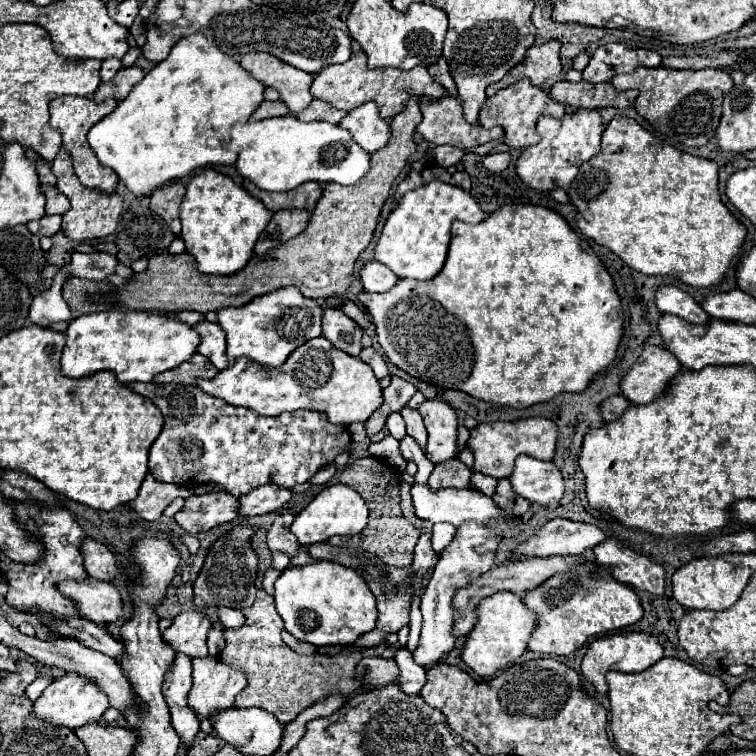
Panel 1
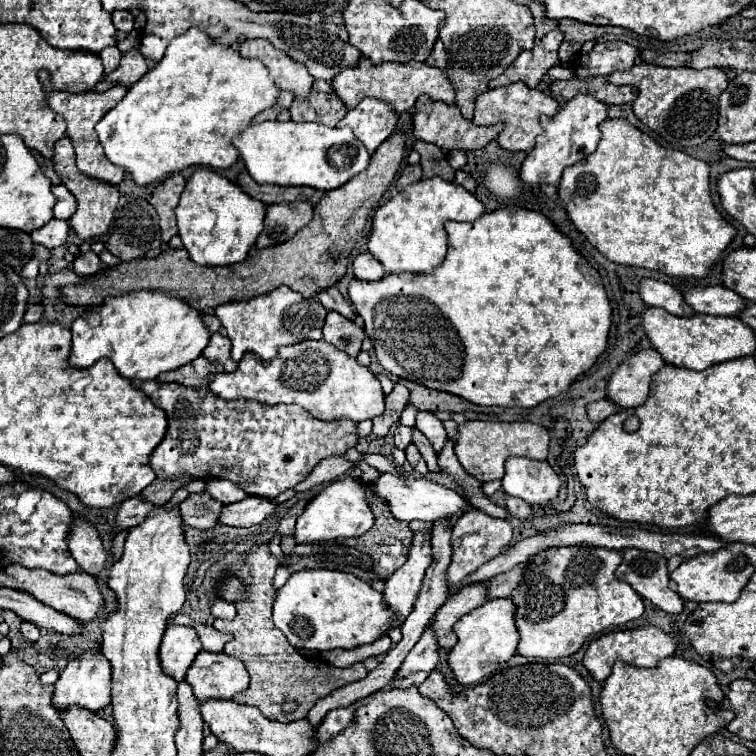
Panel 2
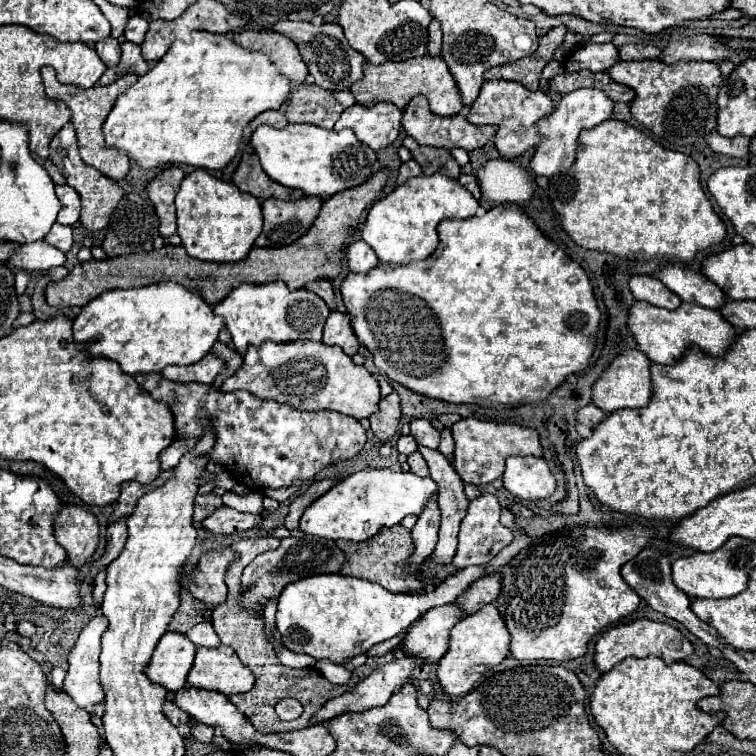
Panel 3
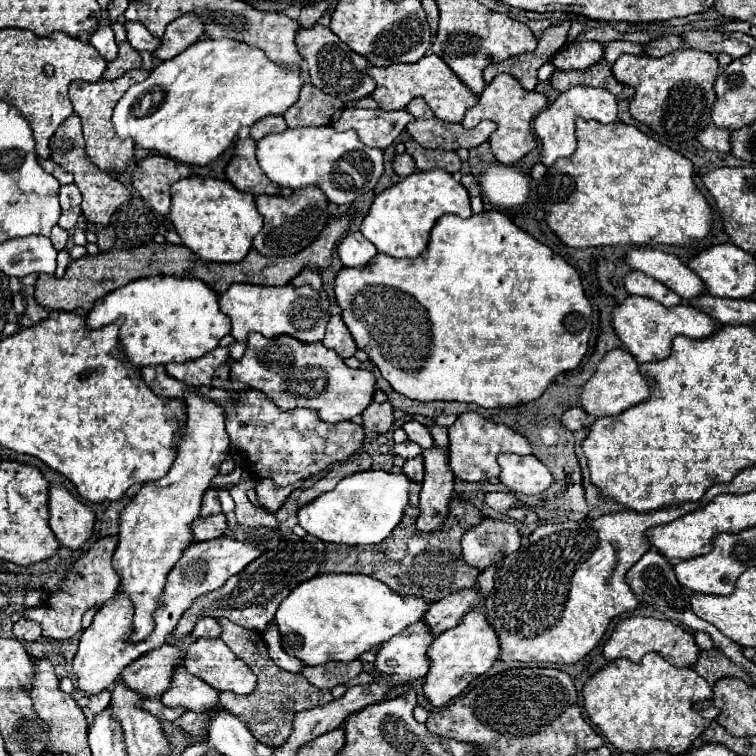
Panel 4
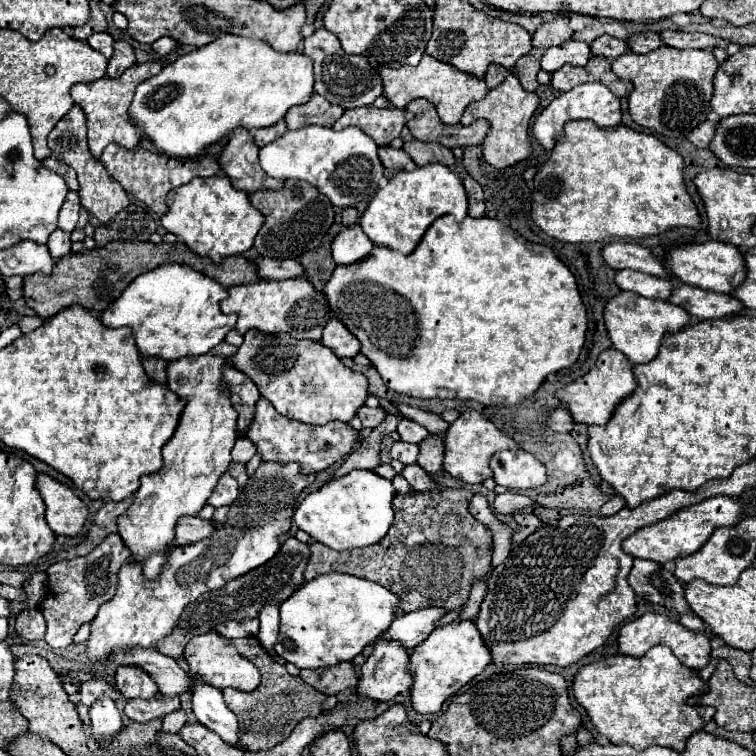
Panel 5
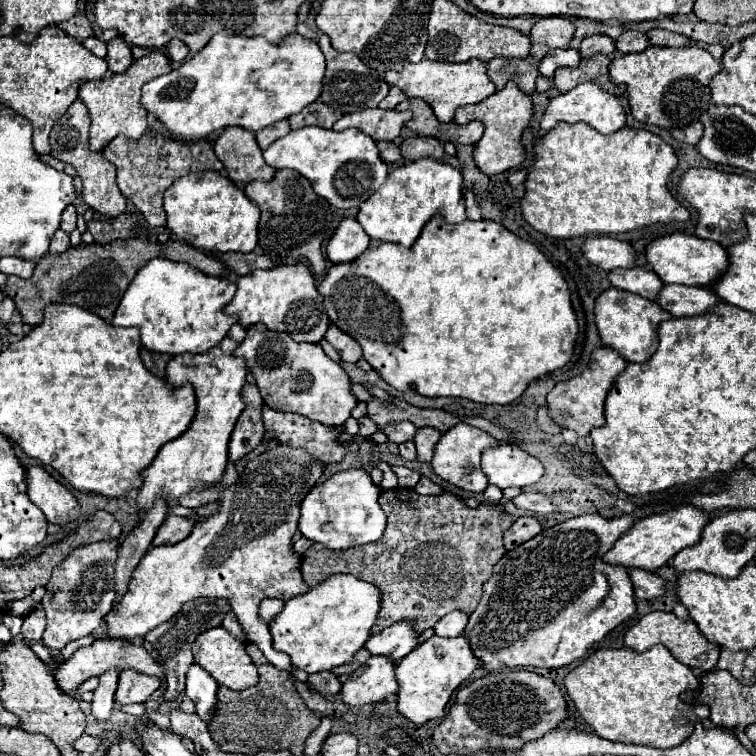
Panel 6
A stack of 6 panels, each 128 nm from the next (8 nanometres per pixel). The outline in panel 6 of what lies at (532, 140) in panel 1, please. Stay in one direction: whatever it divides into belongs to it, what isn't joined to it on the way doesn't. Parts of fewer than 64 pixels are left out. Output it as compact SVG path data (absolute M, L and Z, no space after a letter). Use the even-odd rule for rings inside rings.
M510 80L500 92L494 92L492 96L488 96L482 102L478 102L476 106L460 108L456 112L454 120L458 124L468 124L472 120L480 120L484 124L484 136L476 144L474 160L476 160L476 164L478 164L478 168L482 172L486 172L486 174L500 174L500 172L516 168L524 160L526 152L524 152L524 146L522 146L520 138L522 138L522 132L526 130L532 114L534 114L534 110L532 110L530 96L520 92L516 82Z

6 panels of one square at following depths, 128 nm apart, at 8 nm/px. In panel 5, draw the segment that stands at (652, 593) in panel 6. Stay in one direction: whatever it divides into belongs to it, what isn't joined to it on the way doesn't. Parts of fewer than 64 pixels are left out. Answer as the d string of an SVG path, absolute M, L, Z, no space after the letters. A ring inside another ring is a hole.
M636 558L628 574L628 584L640 598L648 602L660 604L676 614L692 614L684 598L684 584L654 560Z

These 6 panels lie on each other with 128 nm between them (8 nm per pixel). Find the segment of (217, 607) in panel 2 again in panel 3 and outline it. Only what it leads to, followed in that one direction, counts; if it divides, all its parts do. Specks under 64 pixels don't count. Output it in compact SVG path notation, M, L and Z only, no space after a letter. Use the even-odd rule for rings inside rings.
M230 548L222 552L208 552L200 558L192 576L184 578L182 582L190 588L190 592L208 606L220 606L226 602L226 584L224 572L228 564L234 560L234 552Z

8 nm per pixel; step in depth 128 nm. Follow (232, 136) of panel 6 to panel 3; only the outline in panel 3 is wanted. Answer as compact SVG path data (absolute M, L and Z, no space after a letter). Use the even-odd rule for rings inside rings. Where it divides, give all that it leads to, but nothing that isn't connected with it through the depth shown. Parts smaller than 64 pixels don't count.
M246 146L246 152L242 156L242 162L238 166L238 170L234 172L232 176L232 182L242 190L242 192L248 192L260 200L266 200L266 198L276 198L276 200L300 200L304 198L304 192L300 190L292 190L292 188L286 188L282 184L276 184L274 180L270 180L264 170L260 168L260 164L256 164L256 158L252 158L248 154L248 146Z

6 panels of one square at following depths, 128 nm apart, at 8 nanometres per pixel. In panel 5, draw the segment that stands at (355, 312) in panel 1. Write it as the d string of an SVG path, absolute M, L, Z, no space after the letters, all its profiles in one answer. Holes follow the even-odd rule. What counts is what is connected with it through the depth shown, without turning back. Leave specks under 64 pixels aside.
M256 258L258 272L268 280L288 280L288 278L308 278L308 272L300 262L294 258L288 260L270 260L270 258Z

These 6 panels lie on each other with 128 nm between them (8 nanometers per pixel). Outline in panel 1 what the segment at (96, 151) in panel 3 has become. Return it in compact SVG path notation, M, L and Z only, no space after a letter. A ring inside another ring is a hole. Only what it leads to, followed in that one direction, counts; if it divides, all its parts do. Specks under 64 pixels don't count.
M60 96L60 98L54 98L50 102L50 126L60 132L60 136L62 136L62 148L70 154L78 180L86 188L96 188L96 190L108 192L108 194L116 190L116 184L118 184L116 174L110 168L104 168L96 160L96 154L92 152L92 148L90 148L90 144L86 140L86 134L88 134L88 130L96 122L100 122L104 116L108 116L114 108L116 108L114 100L106 100L104 104L96 104L90 98L78 98L78 96Z

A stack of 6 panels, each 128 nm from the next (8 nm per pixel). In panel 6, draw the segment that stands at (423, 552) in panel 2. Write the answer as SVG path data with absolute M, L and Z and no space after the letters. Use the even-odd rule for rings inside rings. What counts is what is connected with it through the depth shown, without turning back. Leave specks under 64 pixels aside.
M420 428L418 434L414 436L414 444L418 450L418 460L420 462L430 462L434 456L434 448L440 440L442 432L436 428Z

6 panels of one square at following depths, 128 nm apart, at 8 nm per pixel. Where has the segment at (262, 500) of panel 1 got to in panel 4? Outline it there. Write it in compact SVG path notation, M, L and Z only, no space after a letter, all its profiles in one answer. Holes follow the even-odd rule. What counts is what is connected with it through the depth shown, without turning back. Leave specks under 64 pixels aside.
M222 512L220 514L212 514L208 518L198 518L196 520L196 528L192 528L194 542L220 538L220 536L224 536L226 528L228 528L228 520L226 520L226 516Z

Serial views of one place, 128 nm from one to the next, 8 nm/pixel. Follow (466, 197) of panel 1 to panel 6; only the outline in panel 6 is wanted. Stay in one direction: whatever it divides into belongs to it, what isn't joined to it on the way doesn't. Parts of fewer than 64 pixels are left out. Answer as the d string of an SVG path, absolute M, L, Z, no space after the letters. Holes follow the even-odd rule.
M424 158L400 166L392 174L388 174L386 182L362 204L358 222L372 240L394 242L410 248L420 236L426 222L434 216L442 216L450 224L460 224L466 220L462 174L446 162Z

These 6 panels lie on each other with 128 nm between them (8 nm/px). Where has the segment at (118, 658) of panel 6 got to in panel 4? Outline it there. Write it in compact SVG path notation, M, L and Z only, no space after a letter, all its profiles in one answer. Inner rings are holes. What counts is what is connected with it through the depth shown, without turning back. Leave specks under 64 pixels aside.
M178 666L170 690L162 694L162 702L170 708L182 706L196 714L214 714L220 710L218 690L188 674L184 666Z

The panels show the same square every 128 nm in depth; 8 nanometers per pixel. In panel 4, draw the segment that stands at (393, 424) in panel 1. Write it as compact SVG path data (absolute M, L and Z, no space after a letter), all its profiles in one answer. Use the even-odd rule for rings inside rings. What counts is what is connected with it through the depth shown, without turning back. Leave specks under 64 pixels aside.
M402 442L402 444L396 444L394 446L394 454L402 456L404 460L410 460L410 458L416 458L418 454L422 454L422 448L416 446L416 442Z

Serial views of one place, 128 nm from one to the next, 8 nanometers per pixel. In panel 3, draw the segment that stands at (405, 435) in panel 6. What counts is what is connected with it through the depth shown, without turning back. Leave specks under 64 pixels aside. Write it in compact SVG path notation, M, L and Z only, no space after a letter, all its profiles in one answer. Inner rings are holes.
M416 418L416 420L410 422L410 426L412 426L410 434L416 438L418 444L428 446L428 448L438 448L438 444L440 444L440 432L430 424L430 420Z

